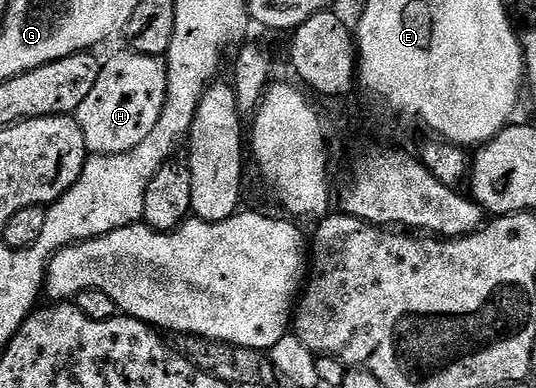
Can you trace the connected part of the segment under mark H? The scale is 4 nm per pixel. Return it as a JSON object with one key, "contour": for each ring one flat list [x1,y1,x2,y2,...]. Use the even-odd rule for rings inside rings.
{"contour":[[128,49,122,51,122,55,113,55,102,62,95,89,91,89,75,112,85,138,85,150,97,157,134,151,138,142,153,132,169,99,166,60]]}

